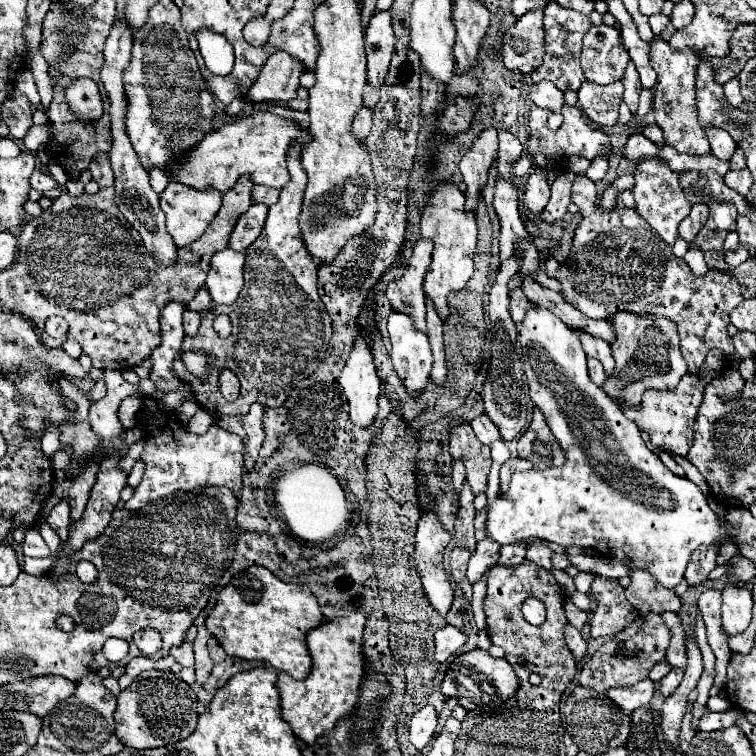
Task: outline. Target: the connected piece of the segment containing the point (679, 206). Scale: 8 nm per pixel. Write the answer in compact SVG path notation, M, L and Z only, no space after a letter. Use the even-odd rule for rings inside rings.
M648 158L638 162L636 172L636 186L632 190L634 200L636 200L636 212L650 224L650 228L666 242L666 244L674 244L674 240L678 238L678 224L688 216L692 204L688 204L684 192L680 192L680 184L678 184L678 174L670 170L670 166L664 160L658 158Z

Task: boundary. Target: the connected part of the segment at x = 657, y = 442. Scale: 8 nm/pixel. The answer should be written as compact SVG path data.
M686 374L680 378L680 382L674 390L644 392L642 408L628 408L624 404L624 400L620 400L620 404L622 404L626 418L630 418L642 432L646 432L650 436L650 442L656 450L666 450L676 456L686 456L686 452L694 440L692 426L696 420L696 412L702 404L702 392L704 392L706 384L708 384L708 378L700 378L698 374Z

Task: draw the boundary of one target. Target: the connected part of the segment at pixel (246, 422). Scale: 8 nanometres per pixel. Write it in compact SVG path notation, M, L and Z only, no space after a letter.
M252 404L250 412L246 416L218 416L216 424L228 432L234 432L244 442L244 466L246 470L254 470L260 446L264 442L264 426L262 426L262 404Z

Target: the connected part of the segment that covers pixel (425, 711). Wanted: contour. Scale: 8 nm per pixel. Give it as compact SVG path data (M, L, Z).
M428 704L424 708L420 708L410 722L410 742L414 744L416 750L422 750L430 738L434 736L434 728L436 728L436 710Z

